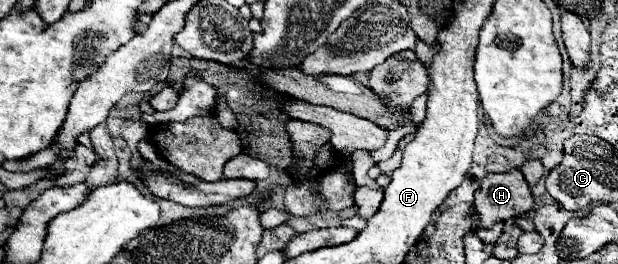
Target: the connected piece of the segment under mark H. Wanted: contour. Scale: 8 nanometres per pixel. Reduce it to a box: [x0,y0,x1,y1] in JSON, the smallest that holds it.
[468,170,534,228]

